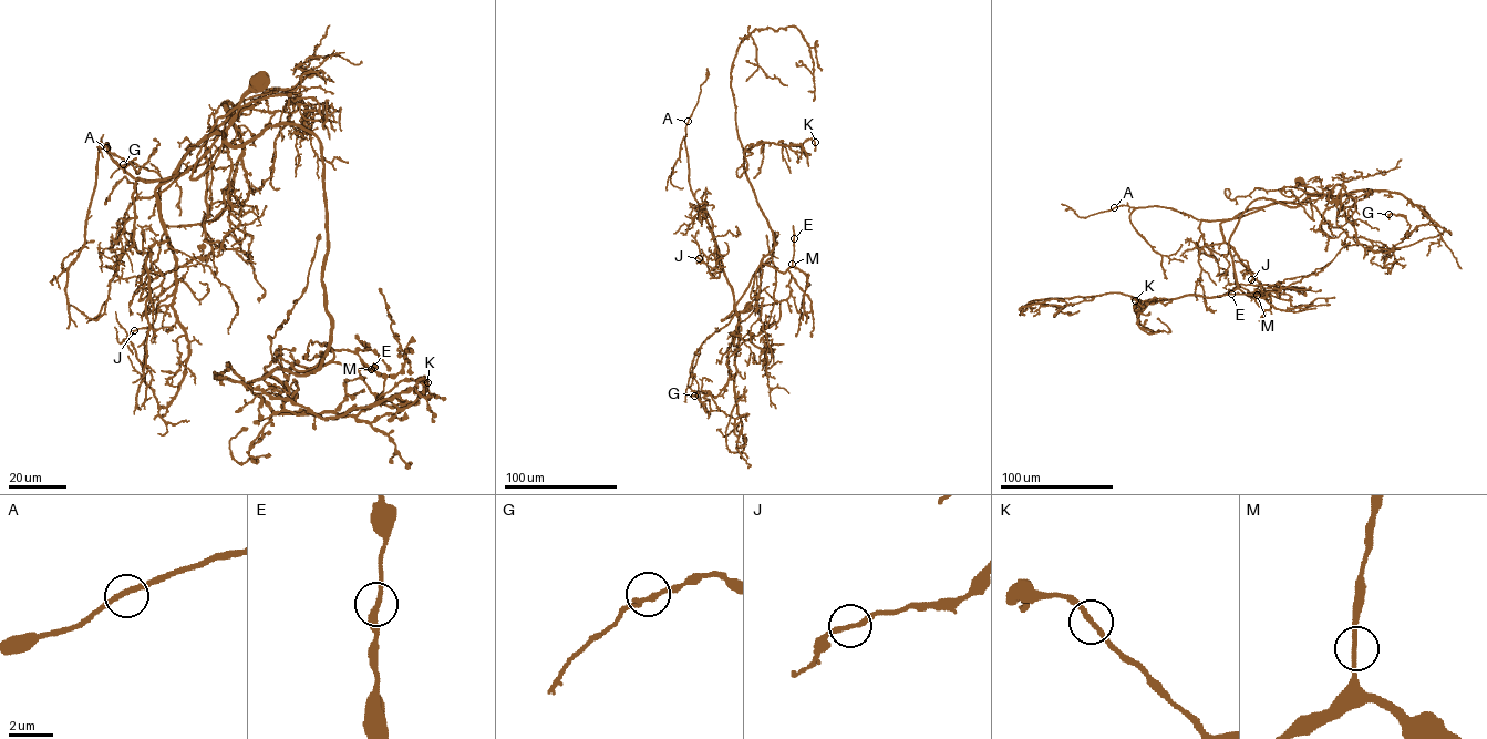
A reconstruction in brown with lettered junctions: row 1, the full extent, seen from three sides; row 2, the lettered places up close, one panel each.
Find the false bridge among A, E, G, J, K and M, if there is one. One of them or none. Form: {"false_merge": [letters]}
{"false_merge": []}

